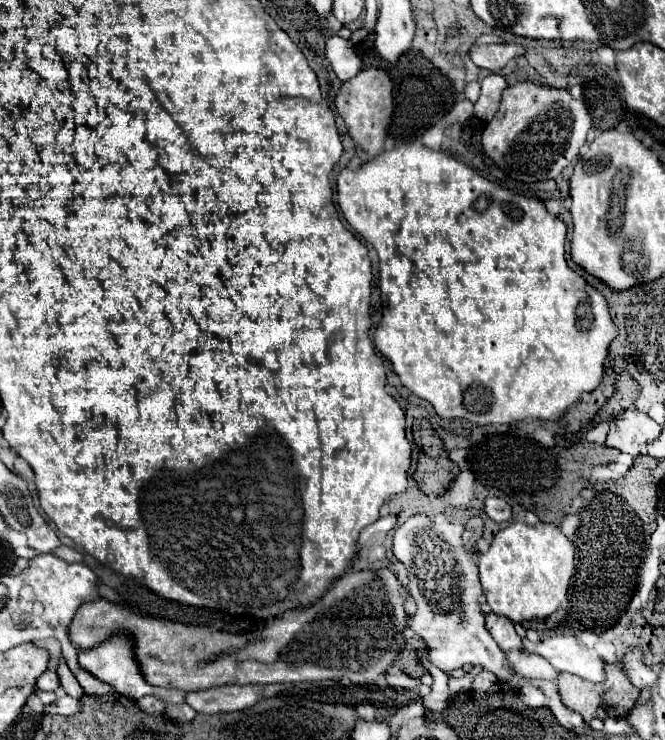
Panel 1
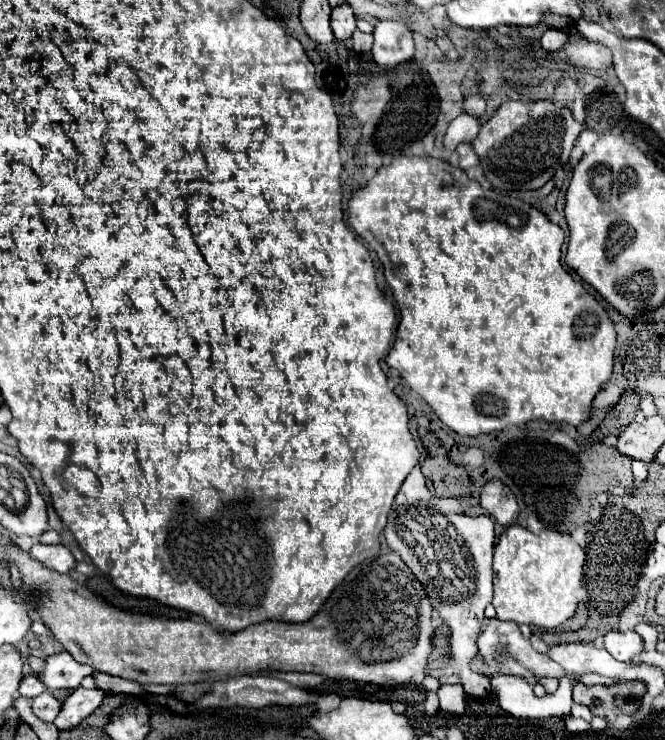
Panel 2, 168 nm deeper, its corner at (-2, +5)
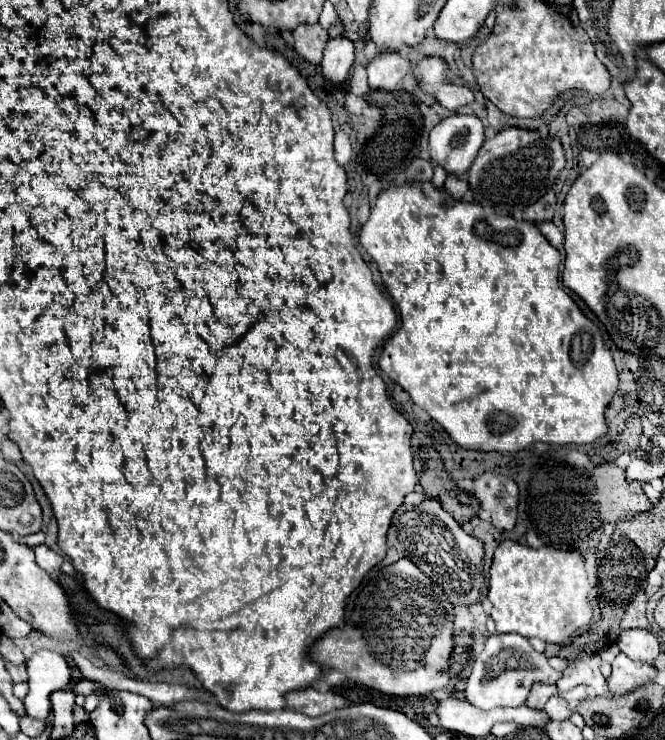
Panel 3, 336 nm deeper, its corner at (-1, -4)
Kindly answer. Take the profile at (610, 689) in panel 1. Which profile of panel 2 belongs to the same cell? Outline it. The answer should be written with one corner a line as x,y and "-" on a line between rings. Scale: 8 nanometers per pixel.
618,682
612,686
586,686
574,684
574,702
586,704
596,716
604,716
612,722
618,714
632,714
638,710
640,700
646,692
642,682

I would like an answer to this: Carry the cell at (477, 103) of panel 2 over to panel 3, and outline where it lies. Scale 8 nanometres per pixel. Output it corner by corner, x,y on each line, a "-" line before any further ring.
451,115
429,133
431,161
449,175
465,175
483,145
483,123
475,115

